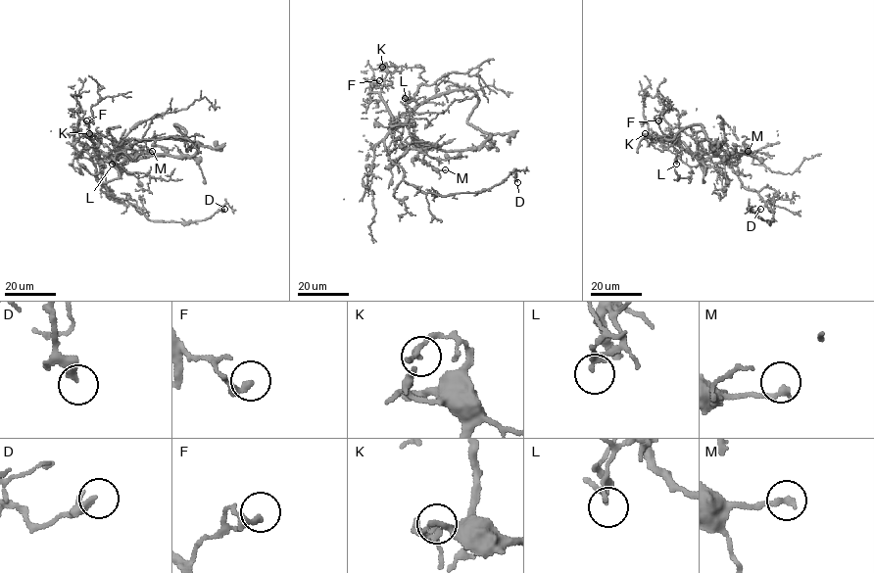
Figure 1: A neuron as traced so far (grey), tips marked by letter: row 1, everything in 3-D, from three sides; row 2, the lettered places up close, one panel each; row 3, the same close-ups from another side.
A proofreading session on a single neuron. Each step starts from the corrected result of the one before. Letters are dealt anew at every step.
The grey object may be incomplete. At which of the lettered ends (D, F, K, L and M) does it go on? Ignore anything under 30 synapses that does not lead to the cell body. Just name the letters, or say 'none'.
none

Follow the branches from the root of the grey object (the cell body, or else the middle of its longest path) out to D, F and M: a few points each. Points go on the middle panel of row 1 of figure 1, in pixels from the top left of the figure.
D: (388, 151), (388, 158), (403, 170), (403, 179), (423, 192), (480, 192), (511, 172), (517, 182)
F: (388, 151), (384, 138), (393, 126), (393, 117), (382, 97), (370, 91), (375, 81), (379, 80)
M: (388, 151), (384, 138), (392, 130), (405, 125), (423, 152), (423, 161), (434, 168), (445, 169)

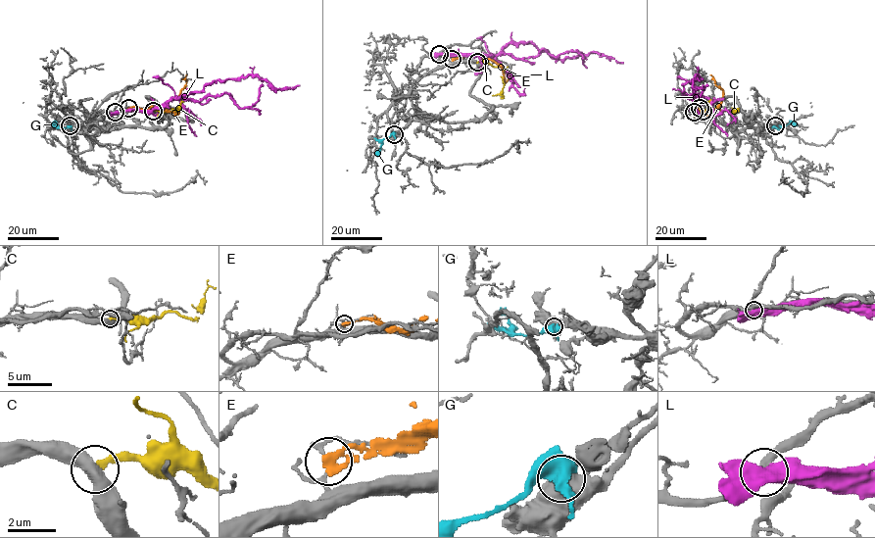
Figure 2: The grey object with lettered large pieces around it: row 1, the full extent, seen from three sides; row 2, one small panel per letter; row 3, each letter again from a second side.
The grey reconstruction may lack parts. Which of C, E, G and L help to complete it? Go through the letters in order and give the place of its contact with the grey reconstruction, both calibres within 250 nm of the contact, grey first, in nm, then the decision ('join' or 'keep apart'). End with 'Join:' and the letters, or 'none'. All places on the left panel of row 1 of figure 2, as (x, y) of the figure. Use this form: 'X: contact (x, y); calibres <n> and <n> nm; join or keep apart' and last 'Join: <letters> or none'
C: contact (153, 111); calibres 550 and 320 nm; keep apart
E: contact (128, 108); calibres 120 and 400 nm; keep apart
G: contact (70, 125); calibres 900 and 550 nm; keep apart
L: contact (115, 112); calibres 360 and 600 nm; keep apart
Join: none

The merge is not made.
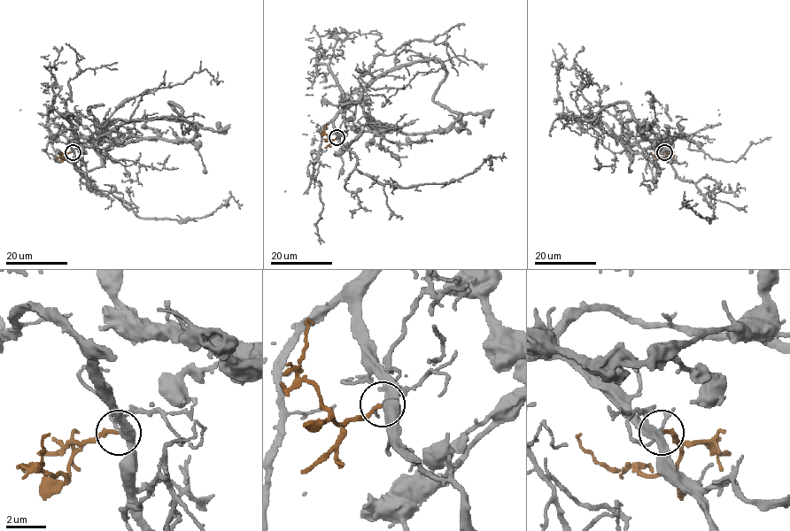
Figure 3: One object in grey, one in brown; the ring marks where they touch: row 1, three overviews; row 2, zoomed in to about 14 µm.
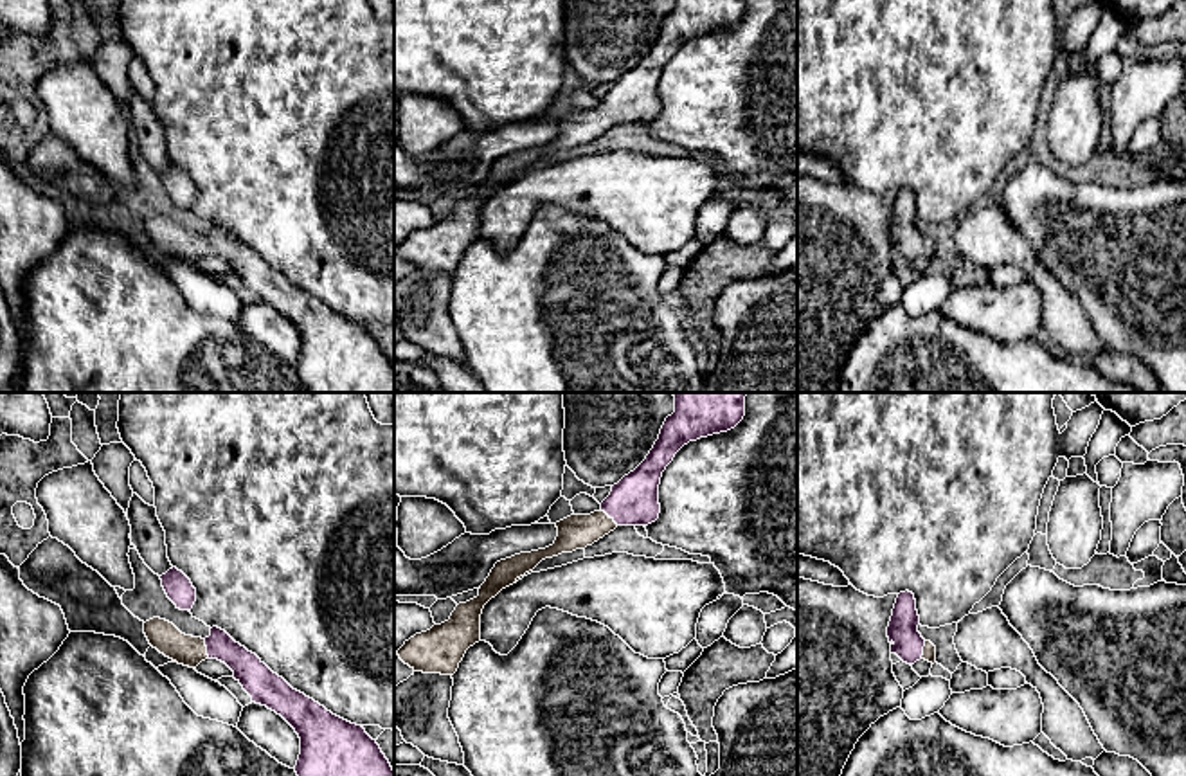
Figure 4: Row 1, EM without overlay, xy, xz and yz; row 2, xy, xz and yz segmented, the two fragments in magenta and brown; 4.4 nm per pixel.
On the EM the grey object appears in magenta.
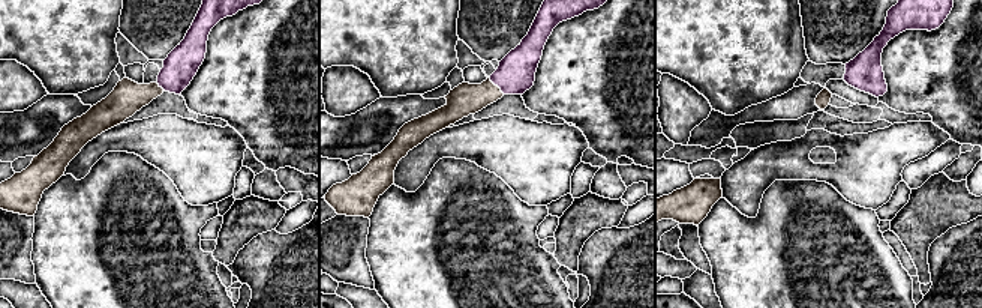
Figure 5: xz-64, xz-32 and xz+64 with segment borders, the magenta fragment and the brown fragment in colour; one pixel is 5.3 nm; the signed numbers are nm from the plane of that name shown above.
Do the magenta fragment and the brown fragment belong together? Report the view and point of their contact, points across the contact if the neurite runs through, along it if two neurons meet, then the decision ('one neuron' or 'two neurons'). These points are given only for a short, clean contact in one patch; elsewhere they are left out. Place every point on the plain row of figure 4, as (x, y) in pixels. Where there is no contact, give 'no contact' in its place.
contact xy (207, 245); way xy (254, 272), (225, 245), (207, 245), (188, 247); one neuron

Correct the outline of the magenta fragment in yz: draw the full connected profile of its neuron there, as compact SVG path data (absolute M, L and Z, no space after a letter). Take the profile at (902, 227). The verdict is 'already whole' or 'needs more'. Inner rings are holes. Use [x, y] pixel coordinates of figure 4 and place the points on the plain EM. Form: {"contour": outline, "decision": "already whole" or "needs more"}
{"contour": "M909 187L900 189L887 223L891 250L896 250L907 261L914 261L920 256L934 261L936 243L921 234L918 221L920 212L914 191Z", "decision": "needs more"}

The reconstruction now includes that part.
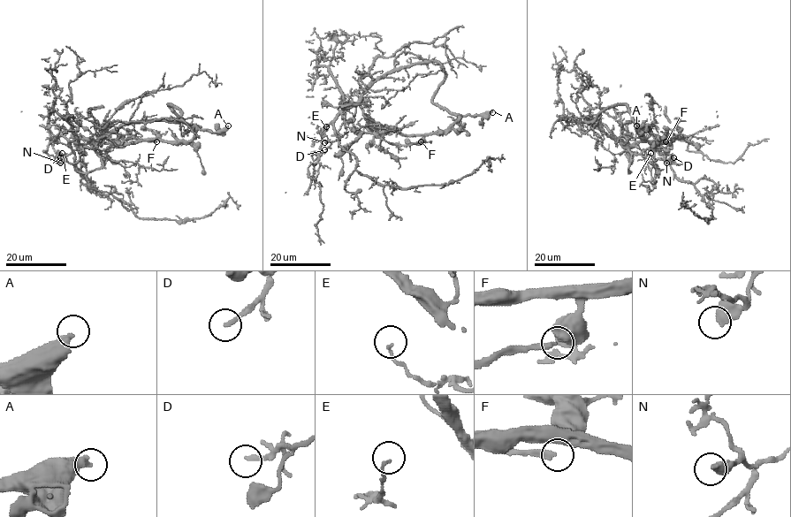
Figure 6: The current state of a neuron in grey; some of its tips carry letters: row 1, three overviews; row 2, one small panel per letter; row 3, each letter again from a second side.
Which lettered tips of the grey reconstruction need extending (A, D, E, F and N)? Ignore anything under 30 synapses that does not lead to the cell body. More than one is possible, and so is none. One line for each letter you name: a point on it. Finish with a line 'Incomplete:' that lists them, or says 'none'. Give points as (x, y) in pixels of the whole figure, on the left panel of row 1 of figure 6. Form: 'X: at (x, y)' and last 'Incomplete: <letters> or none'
A: at (228, 125)
F: at (156, 141)
Incomplete: A, F

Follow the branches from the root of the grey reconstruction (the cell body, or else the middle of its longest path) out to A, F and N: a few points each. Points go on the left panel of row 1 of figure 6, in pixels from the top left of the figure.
A: (74, 152), (70, 141), (99, 154), (107, 147), (141, 140), (189, 140), (199, 129), (221, 132), (228, 125)
F: (74, 152), (70, 141), (92, 148), (99, 154), (107, 147), (123, 147), (131, 139), (156, 141)
N: (74, 152), (60, 163)

